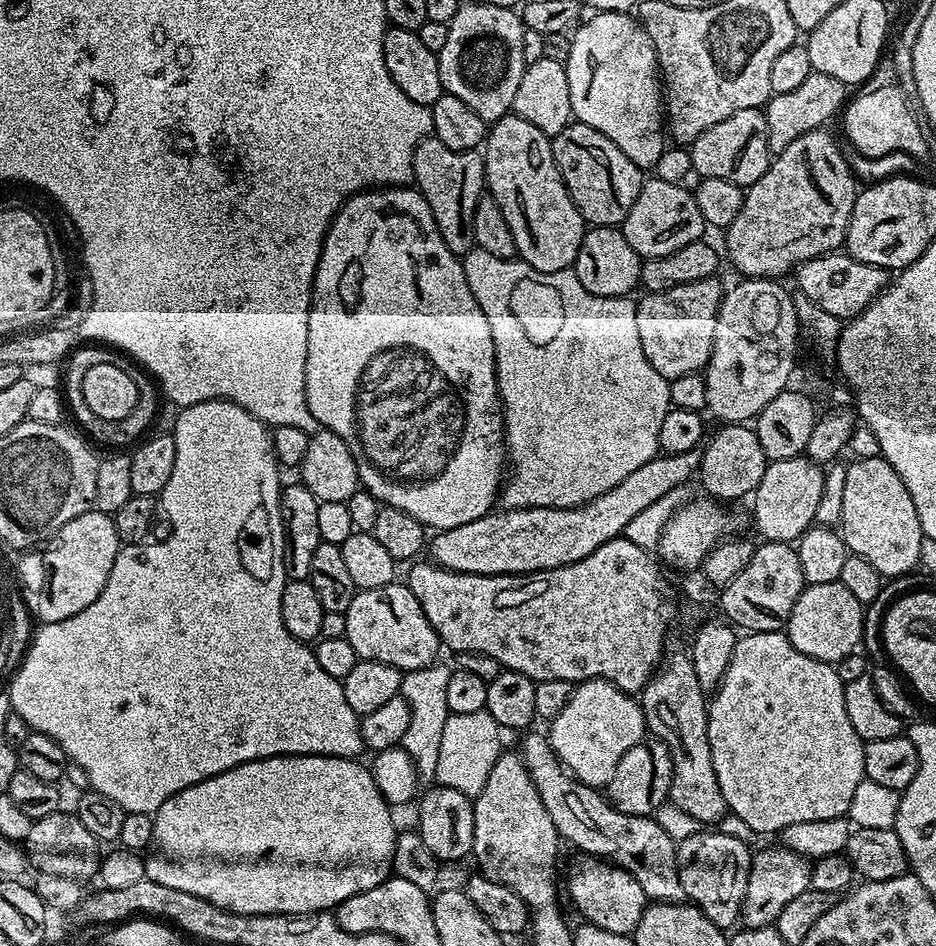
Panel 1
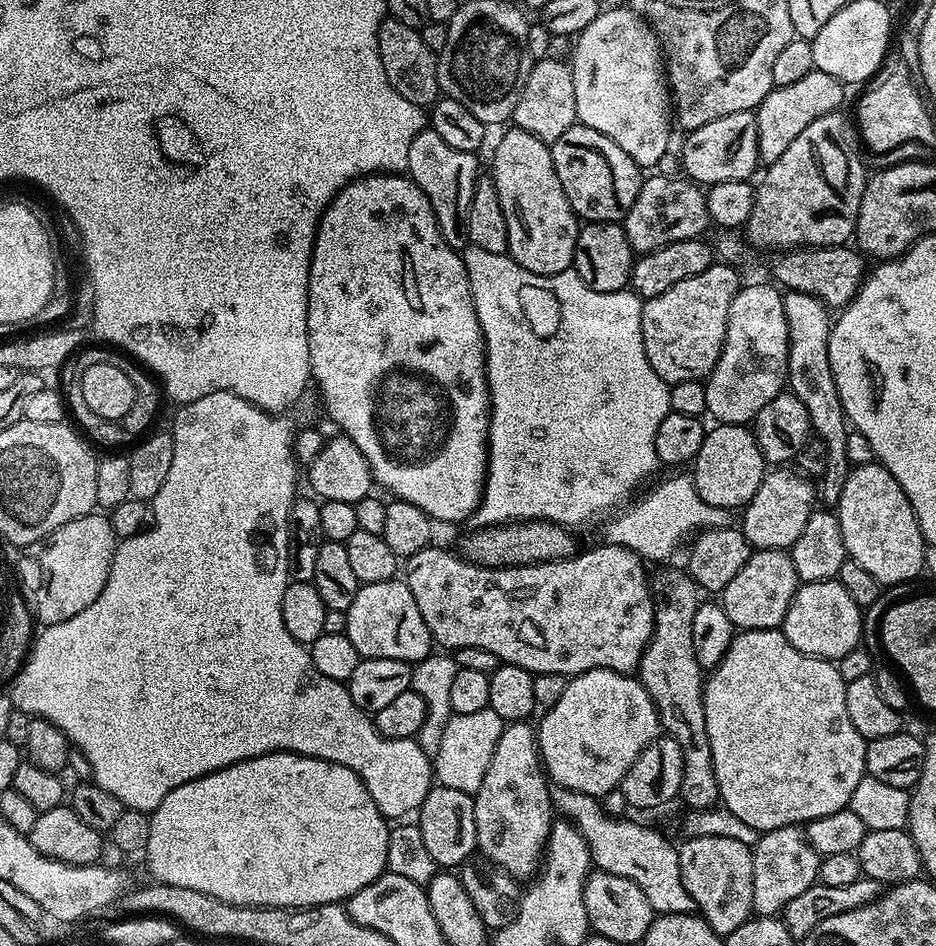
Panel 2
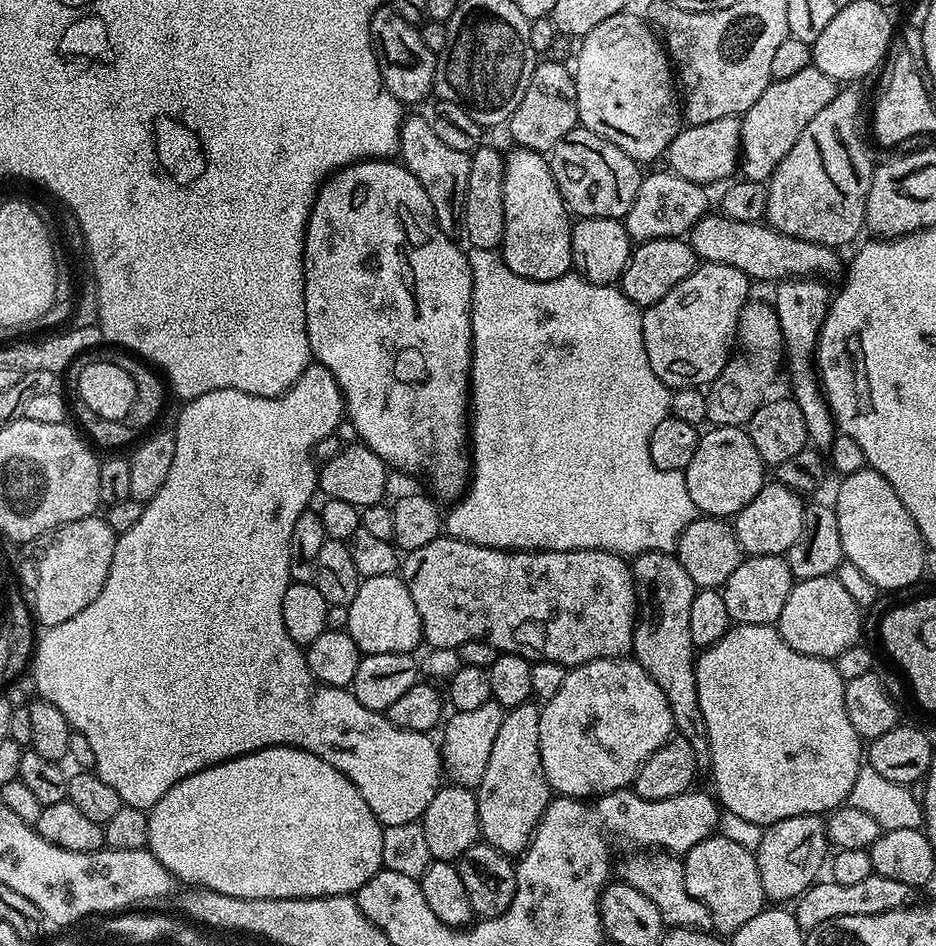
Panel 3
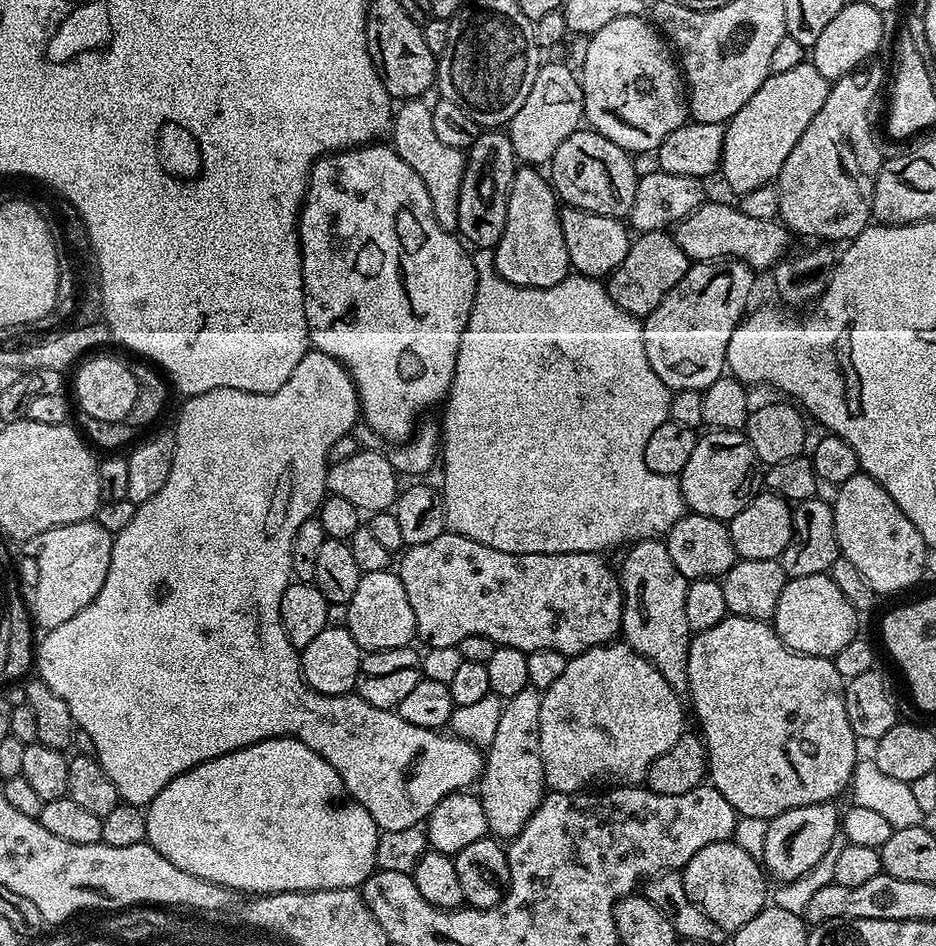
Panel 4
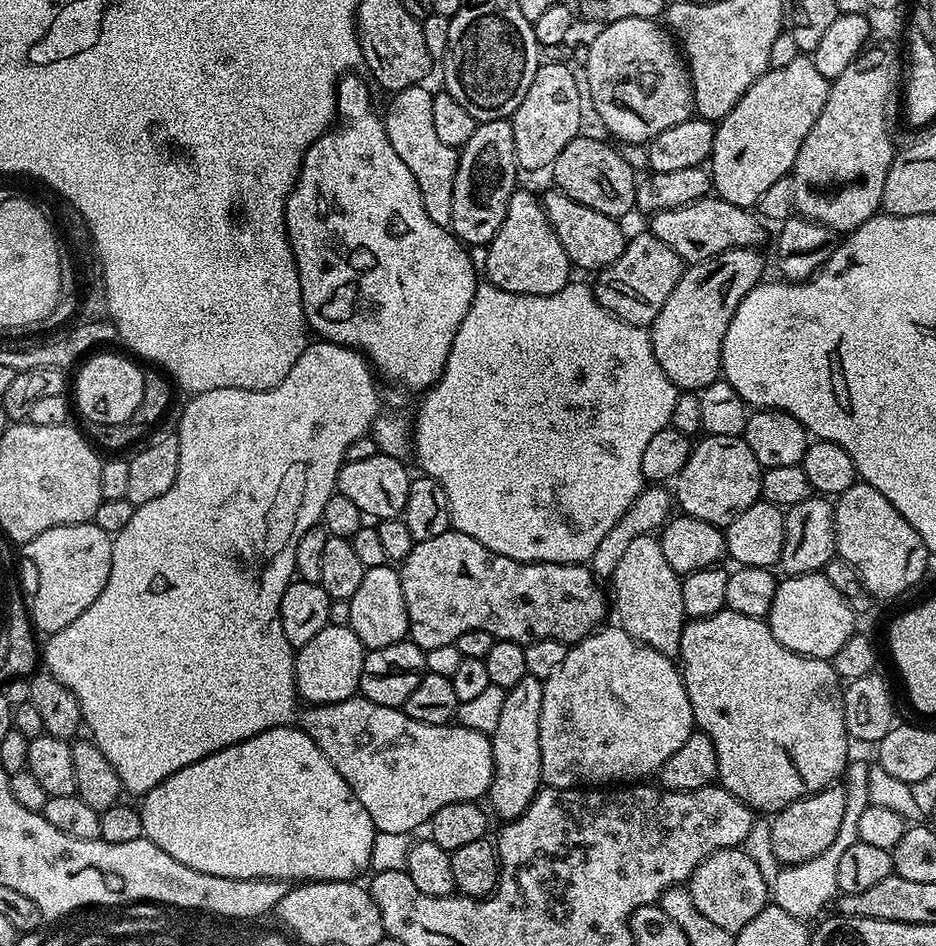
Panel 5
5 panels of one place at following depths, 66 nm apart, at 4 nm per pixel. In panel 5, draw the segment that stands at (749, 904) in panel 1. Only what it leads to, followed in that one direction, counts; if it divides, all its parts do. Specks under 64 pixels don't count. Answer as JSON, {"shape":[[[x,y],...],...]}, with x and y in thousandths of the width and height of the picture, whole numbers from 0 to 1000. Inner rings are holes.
{"shape":[[[897,831],[880,833],[868,841],[859,841],[840,852],[834,858],[824,864],[823,870],[827,882],[827,903],[834,915],[856,913],[882,899],[900,873],[907,842],[902,841]]]}

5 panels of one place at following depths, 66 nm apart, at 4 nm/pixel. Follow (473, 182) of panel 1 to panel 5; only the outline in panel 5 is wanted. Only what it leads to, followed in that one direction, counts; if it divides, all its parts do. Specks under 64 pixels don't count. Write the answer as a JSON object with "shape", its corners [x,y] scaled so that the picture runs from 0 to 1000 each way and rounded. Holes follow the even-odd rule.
{"shape":[[[452,88],[438,91],[434,95],[422,98],[415,110],[415,115],[408,118],[412,146],[417,146],[417,154],[429,171],[434,171],[438,184],[442,184],[442,192],[447,192],[447,205],[451,205],[451,218],[455,218],[455,226],[459,226],[459,235],[468,235],[468,239],[482,242],[483,227],[485,226],[485,184],[491,170],[488,158],[476,154],[476,150],[468,147],[464,138],[464,112],[462,111],[463,98],[453,94]]]}

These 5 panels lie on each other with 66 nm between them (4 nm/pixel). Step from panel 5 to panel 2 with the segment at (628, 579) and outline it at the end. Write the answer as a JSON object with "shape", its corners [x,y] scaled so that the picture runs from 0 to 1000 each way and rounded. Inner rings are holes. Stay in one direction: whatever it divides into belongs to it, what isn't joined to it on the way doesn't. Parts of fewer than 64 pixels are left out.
{"shape":[[[705,598],[694,609],[694,621],[697,624],[697,637],[699,646],[697,649],[697,672],[688,683],[688,689],[684,692],[684,704],[682,717],[688,722],[688,728],[697,736],[699,746],[705,756],[706,771],[713,777],[724,784],[729,793],[729,831],[726,832],[725,845],[735,849],[734,853],[739,856],[749,854],[766,853],[769,846],[767,835],[767,822],[763,818],[763,805],[759,797],[759,780],[754,776],[754,759],[752,758],[752,721],[753,711],[748,705],[741,691],[741,674],[737,670],[737,662],[741,662],[741,645],[746,637],[746,623],[744,616],[730,599],[714,600],[718,598]]]}

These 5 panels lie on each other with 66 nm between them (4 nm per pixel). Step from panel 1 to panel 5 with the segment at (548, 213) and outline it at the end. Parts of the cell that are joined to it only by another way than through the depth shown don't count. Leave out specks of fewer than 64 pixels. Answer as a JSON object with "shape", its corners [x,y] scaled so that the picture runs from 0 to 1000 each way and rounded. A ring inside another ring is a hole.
{"shape":[[[548,203],[541,230],[536,230],[532,247],[528,247],[528,252],[519,259],[519,266],[521,272],[517,275],[517,283],[521,286],[520,299],[536,307],[563,313],[591,313],[609,298],[605,264],[600,264],[600,256],[596,256],[596,247],[592,247],[583,230],[578,208],[568,203]]]}

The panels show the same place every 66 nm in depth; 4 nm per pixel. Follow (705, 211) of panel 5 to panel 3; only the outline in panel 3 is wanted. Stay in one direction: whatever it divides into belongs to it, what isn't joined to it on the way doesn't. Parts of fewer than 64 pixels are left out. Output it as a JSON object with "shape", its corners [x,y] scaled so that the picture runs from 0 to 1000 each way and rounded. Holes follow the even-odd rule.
{"shape":[[[772,226],[751,228],[739,241],[737,257],[749,276],[784,281],[784,285],[793,285],[793,290],[797,290],[803,298],[808,296],[832,298],[853,292],[896,293],[900,288],[896,271],[899,267],[894,263],[848,252],[844,247],[835,247],[830,241],[816,235],[810,237],[784,235]]]}

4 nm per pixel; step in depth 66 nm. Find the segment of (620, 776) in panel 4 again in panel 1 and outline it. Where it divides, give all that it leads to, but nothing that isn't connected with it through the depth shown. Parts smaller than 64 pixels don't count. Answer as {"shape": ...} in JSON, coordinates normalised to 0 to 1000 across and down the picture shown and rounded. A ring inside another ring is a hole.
{"shape":[[[622,719],[612,726],[609,742],[600,746],[600,751],[584,766],[583,777],[592,797],[598,807],[610,816],[615,825],[621,825],[628,833],[644,834],[656,820],[660,805],[665,805],[665,797],[673,793],[673,789],[685,785],[689,781],[688,753],[684,749],[684,741],[678,735],[666,732],[651,719]]]}

